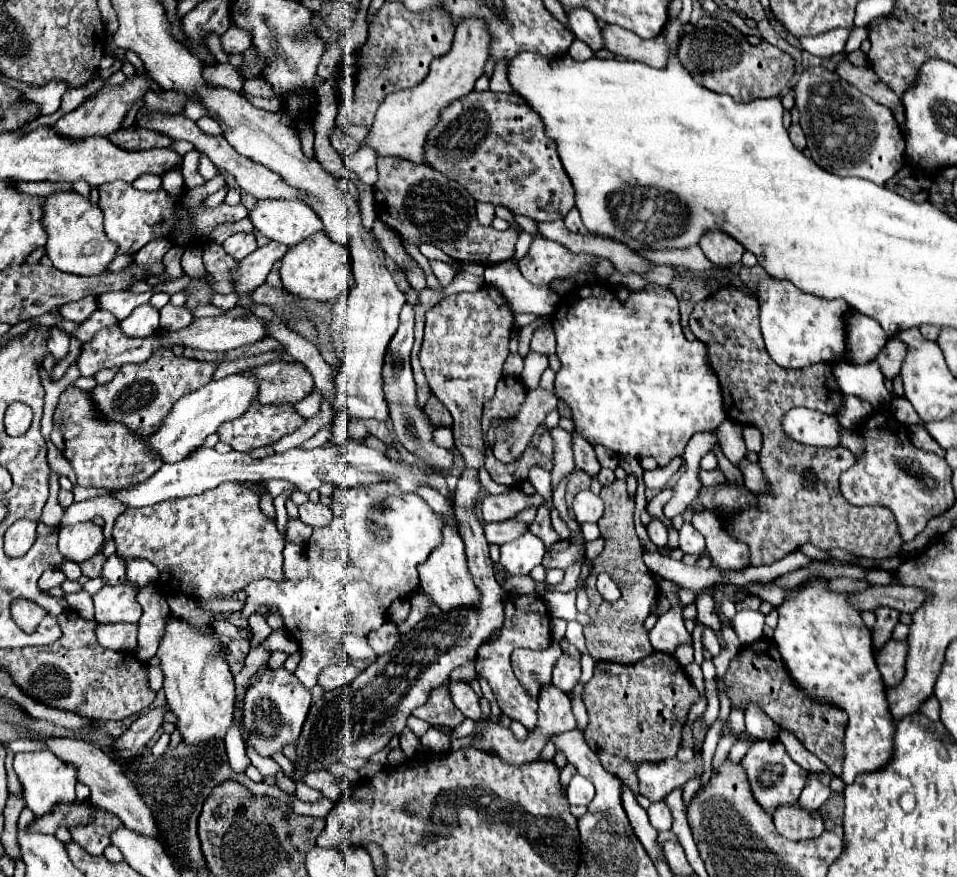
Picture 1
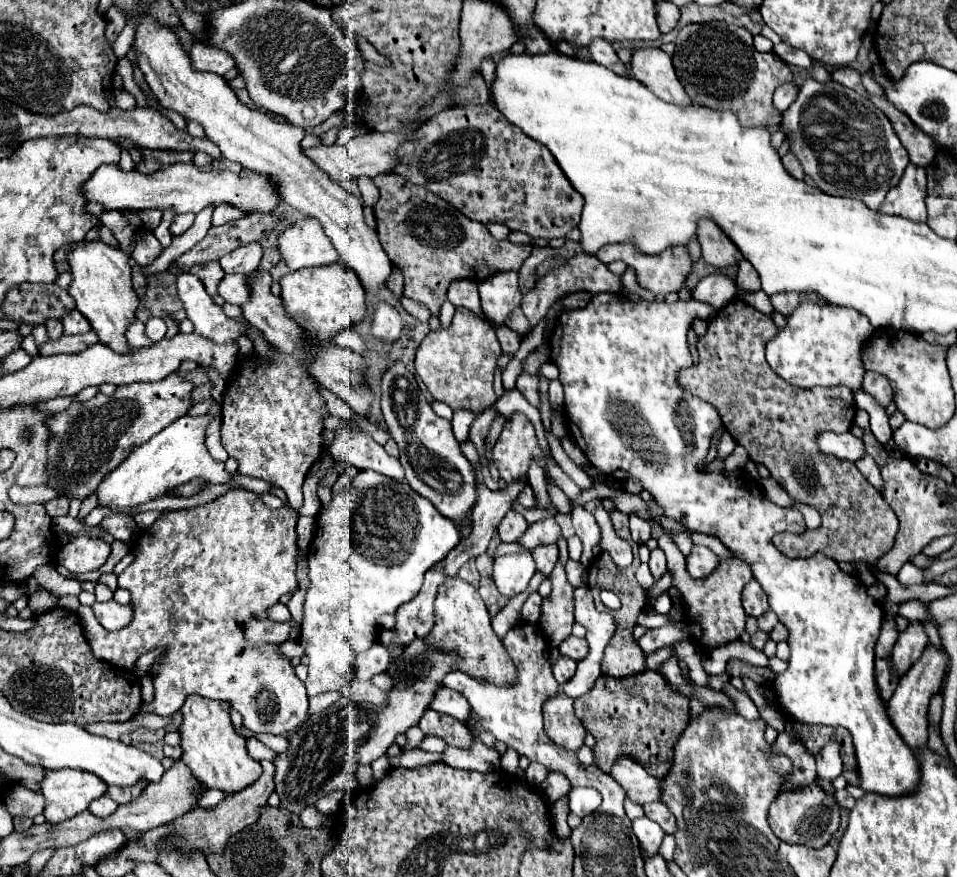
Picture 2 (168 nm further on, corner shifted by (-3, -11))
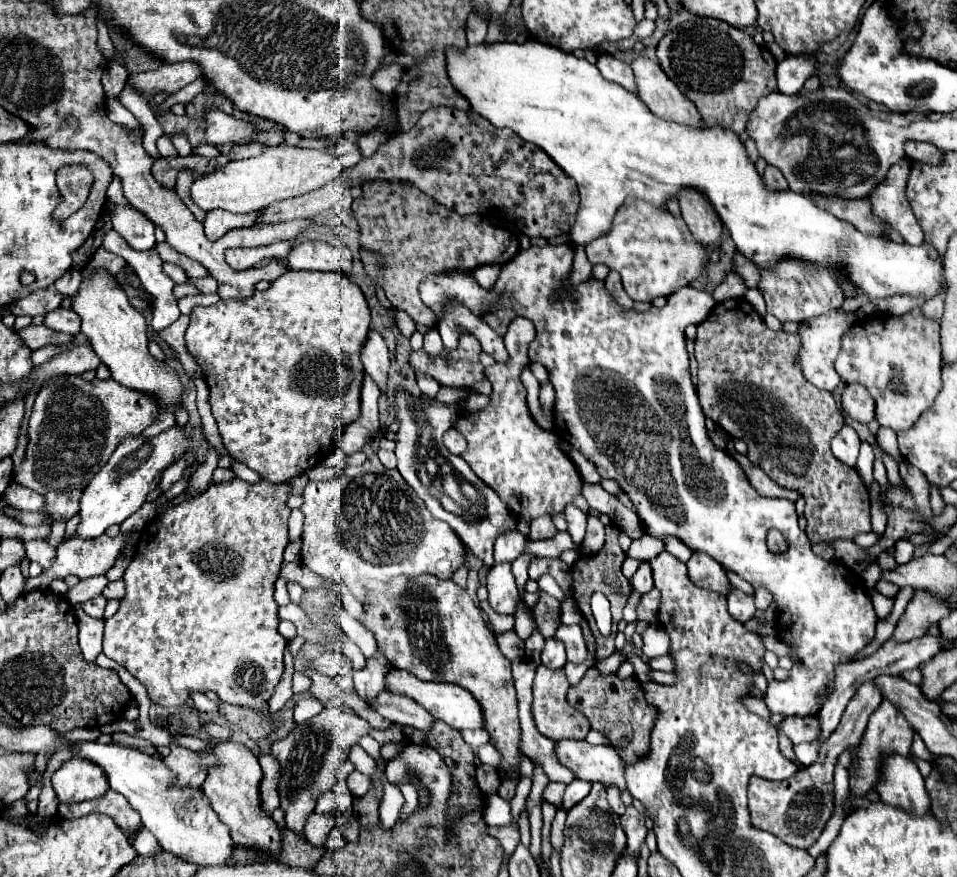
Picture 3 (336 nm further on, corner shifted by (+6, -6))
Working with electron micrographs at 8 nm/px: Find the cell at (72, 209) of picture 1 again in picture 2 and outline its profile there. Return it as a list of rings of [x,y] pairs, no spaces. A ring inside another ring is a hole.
[[[103,241],[77,243],[69,253],[69,265],[73,273],[69,295],[75,299],[77,311],[85,315],[91,329],[99,335],[99,343],[111,347],[115,353],[131,353],[125,333],[129,323],[135,319],[139,297],[131,287],[131,267],[127,263],[127,255]]]

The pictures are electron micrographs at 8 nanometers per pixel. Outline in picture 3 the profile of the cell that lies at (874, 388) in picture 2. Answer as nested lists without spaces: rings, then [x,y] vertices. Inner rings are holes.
[[[848,384],[842,394],[842,406],[858,422],[868,424],[874,418],[874,398],[862,384]]]

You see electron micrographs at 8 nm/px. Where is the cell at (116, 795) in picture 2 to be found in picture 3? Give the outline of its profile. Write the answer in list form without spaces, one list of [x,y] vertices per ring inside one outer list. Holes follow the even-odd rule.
[[[106,792],[104,796],[88,800],[88,802],[80,802],[78,806],[74,806],[74,804],[58,806],[58,812],[64,818],[80,818],[90,812],[100,812],[100,814],[110,816],[124,830],[124,834],[130,834],[132,830],[138,830],[142,826],[138,812],[132,810],[132,806],[126,802],[126,798],[120,796],[118,792]]]

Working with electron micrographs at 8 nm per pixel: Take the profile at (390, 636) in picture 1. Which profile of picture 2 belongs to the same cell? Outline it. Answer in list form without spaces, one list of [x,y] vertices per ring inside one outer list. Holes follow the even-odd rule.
[[[375,643],[373,647],[369,647],[367,651],[359,653],[355,657],[355,679],[359,681],[369,681],[373,675],[379,675],[387,669],[387,649],[381,643]]]

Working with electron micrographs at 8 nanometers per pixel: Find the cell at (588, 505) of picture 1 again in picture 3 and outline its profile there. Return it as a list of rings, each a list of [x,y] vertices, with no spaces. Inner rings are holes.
[[[568,504],[564,514],[566,514],[566,520],[568,520],[568,534],[572,536],[574,544],[580,546],[584,532],[586,532],[586,514],[580,508],[576,508],[574,504]]]

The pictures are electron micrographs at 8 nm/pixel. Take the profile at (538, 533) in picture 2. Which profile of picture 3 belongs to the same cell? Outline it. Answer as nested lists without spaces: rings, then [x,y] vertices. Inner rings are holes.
[[[534,518],[534,522],[530,522],[530,540],[544,540],[544,538],[552,538],[556,534],[556,526],[552,524],[552,518]]]

